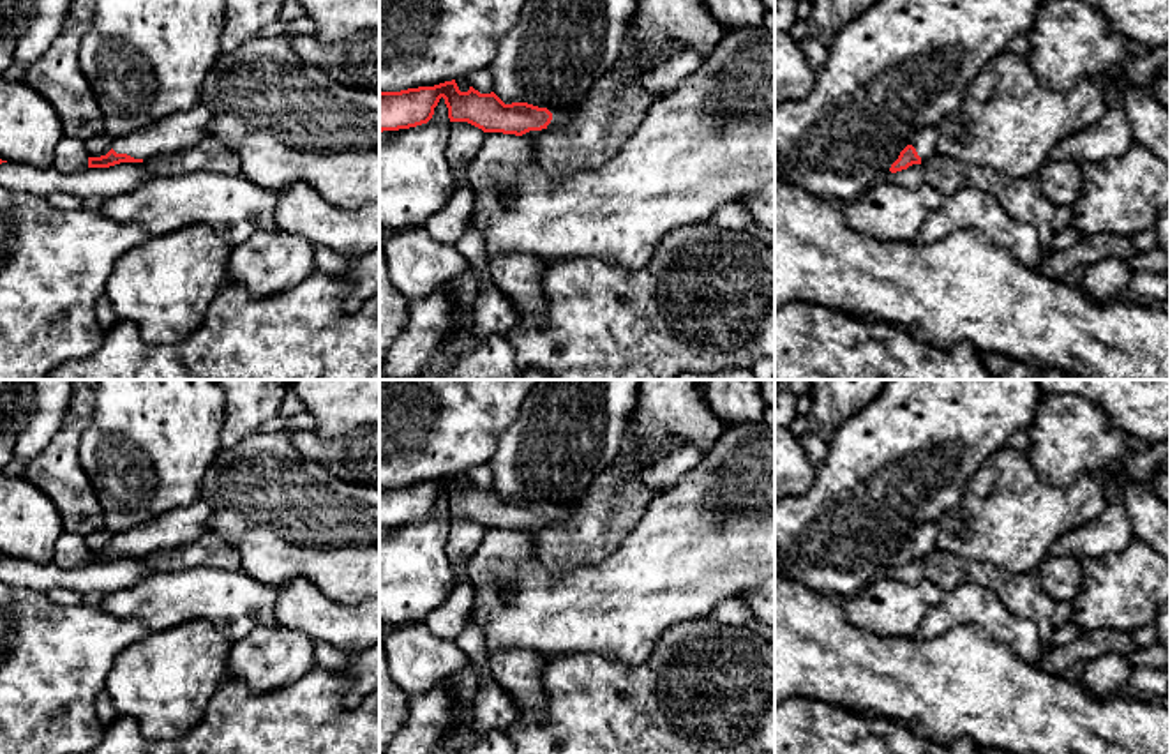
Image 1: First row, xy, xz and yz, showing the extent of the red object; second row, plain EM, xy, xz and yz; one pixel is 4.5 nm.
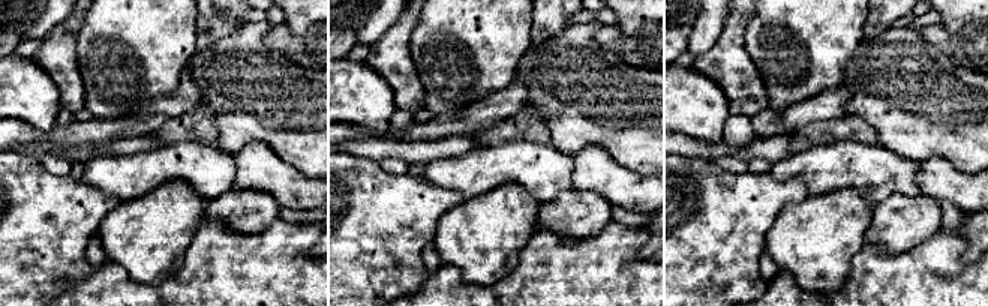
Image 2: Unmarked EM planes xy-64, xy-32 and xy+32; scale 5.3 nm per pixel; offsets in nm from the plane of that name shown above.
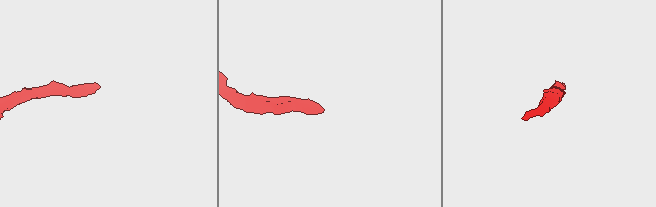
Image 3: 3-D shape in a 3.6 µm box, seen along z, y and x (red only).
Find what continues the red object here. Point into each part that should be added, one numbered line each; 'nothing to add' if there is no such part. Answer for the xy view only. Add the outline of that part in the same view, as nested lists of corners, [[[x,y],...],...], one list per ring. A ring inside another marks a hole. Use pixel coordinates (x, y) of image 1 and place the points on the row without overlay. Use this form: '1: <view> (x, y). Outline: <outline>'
1: xy (182, 525). Outline: [[[198,498],[187,507],[173,509],[145,524],[113,535],[111,544],[143,556],[157,549],[189,544],[208,532],[210,516],[212,507]]]

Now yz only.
1: yz (923, 535). Outline: [[[928,521],[912,528],[909,540],[916,544],[918,551],[923,556],[930,553],[932,549],[935,549],[937,533],[939,533],[939,523]]]

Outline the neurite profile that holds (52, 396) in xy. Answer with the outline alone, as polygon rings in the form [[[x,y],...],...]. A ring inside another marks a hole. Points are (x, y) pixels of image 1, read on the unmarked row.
[[[35,380],[35,404],[26,427],[16,436],[14,456],[37,457],[65,422],[74,380]]]

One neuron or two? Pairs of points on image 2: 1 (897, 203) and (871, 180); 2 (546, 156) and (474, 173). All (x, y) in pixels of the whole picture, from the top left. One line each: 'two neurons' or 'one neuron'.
1: two neurons
2: one neuron

